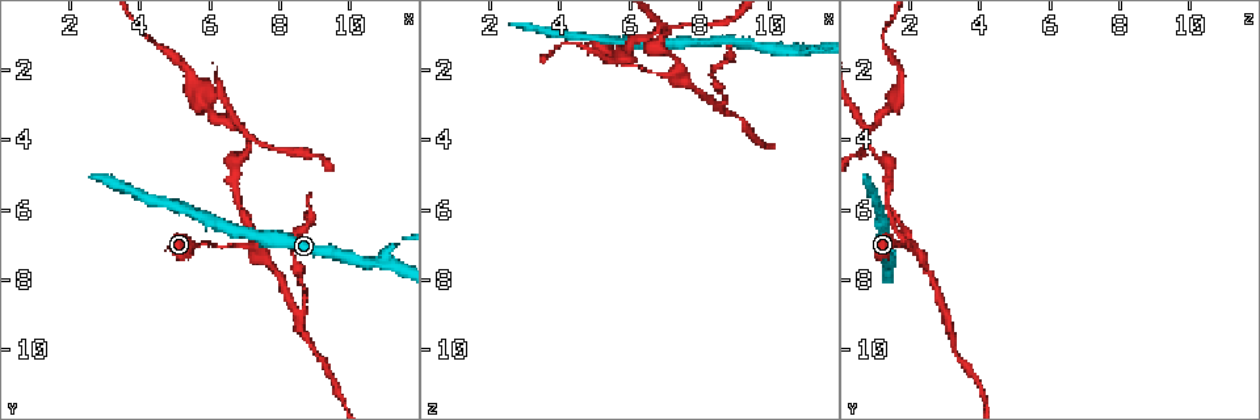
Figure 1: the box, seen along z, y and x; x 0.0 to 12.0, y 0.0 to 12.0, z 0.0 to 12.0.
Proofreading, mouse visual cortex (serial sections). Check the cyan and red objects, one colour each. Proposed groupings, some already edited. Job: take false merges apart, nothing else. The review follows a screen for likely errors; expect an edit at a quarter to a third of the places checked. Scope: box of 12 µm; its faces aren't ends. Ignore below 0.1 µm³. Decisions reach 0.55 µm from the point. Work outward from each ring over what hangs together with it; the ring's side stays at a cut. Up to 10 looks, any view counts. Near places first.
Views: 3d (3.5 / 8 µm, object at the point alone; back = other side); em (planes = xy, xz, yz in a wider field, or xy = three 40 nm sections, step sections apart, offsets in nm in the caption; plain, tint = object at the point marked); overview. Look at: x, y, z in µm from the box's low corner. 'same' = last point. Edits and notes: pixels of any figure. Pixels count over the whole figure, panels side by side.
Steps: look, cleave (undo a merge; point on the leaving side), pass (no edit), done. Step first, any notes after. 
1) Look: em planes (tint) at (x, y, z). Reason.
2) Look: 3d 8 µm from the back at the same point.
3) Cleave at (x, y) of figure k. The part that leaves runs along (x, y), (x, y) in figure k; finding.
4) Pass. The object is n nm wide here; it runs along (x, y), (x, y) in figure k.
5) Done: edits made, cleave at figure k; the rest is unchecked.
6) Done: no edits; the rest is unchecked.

Look: 3d 3.5 µm at (7.3, 7.0, 2.1).

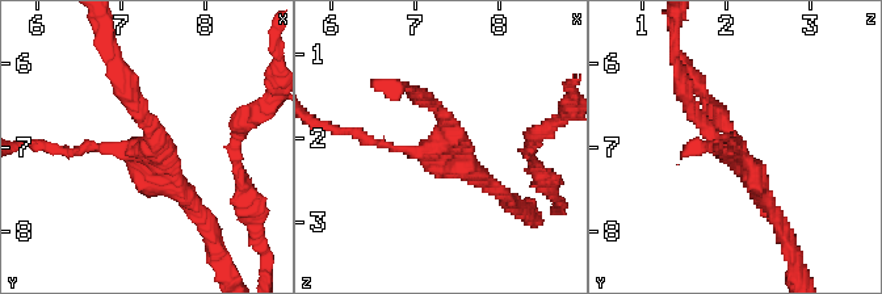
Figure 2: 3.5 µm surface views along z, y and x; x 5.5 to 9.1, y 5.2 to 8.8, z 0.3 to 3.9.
Look: em planes (tint) at (7.20, 7.05, 2.10). 3 arms meet here; the arms are 100, 200, 300 nm wide; shape alone is not enough.

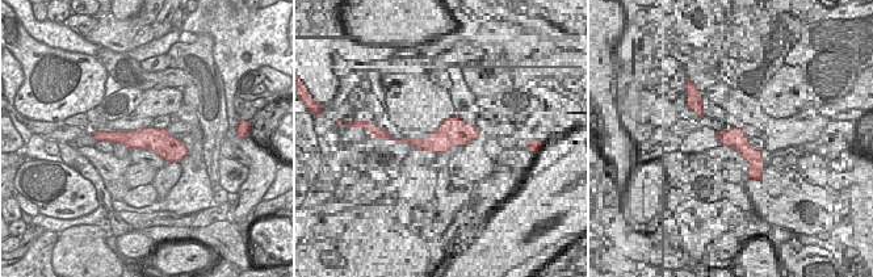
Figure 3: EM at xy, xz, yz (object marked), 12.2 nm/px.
Pass. It runs along (105, 135), (185, 150) in figure 3; all the same cell.

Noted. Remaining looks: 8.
Look: 3d 3.5 µm at (8.6, 9.0, 2.9). A fork.

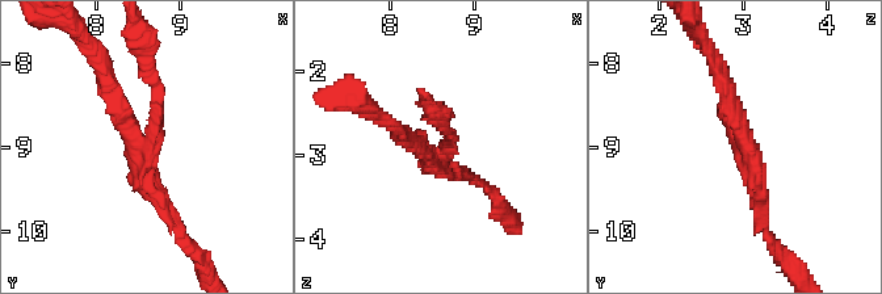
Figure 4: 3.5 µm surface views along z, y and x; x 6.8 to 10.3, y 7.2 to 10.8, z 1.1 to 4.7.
Look: em xy step 5 (plain) at (8.50, 8.95, 3.05). Shape alone is not enough.

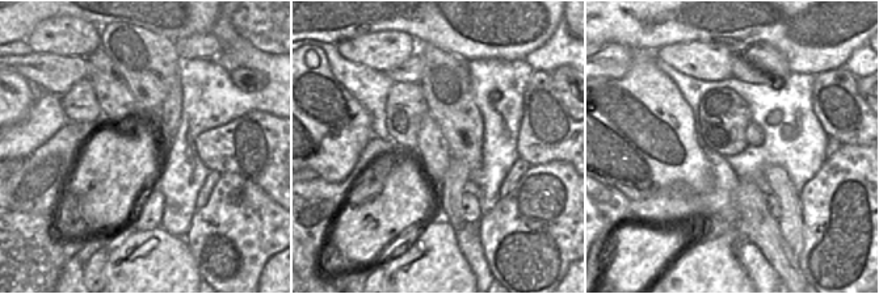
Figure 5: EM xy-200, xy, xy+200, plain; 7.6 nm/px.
Look: em xy step 5 (tint) at the same point.

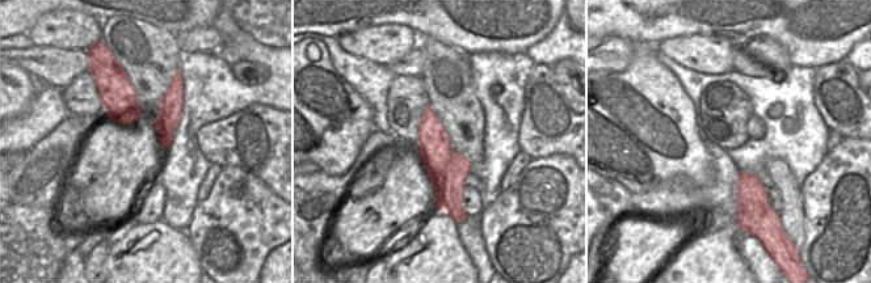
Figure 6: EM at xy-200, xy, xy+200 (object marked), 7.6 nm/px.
Cleave at (155, 92) of figure 4. The part that leaves runs along (143, 142), (160, 89), (139, 38) in figure 4; two cells meet here.

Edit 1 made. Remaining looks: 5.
Look: 3d 8 µm at (10.8, 7.4, 1.5). Two arms in line, one across.

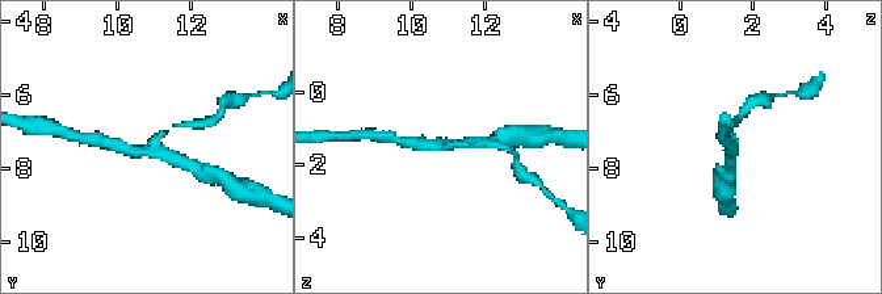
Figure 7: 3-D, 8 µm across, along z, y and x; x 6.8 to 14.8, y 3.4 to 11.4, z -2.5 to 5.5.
Look: em xy step 5 (tint) at (10.9, 7.4, 1.6). 3 arms meet here; the arms are 100, 300, 300 nm wide; shape alone is not enough.

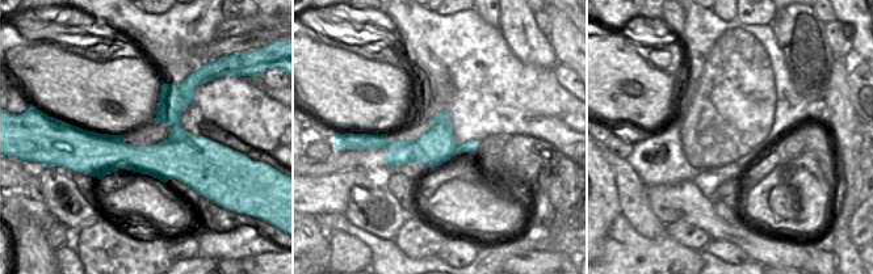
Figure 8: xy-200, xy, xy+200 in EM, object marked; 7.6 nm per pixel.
Cleave at (735, 121) of figure 7. A border runs along (436, 121), (454, 146) in figure 8; a second cell is stuck on.

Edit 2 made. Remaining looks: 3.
Look: 3d 3.5 µm from the back at (7.2, 4.1, 0.8). Thick turns thin.

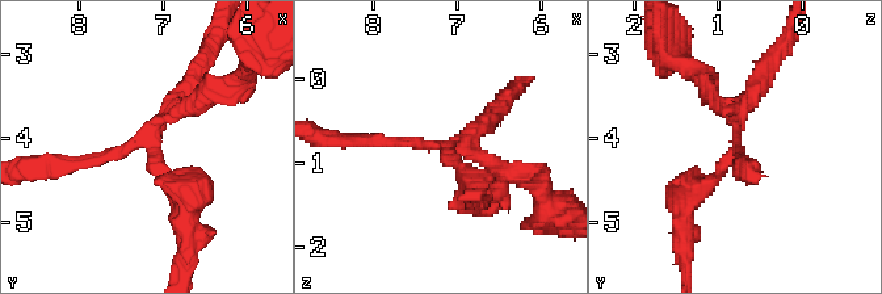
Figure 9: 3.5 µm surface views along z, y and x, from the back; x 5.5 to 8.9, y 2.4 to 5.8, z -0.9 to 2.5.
Look: em planes (tint) at (7.10, 4.15, 0.85). 4 arms meet here; the arms are 150, 200, 200, 300 nm wide.

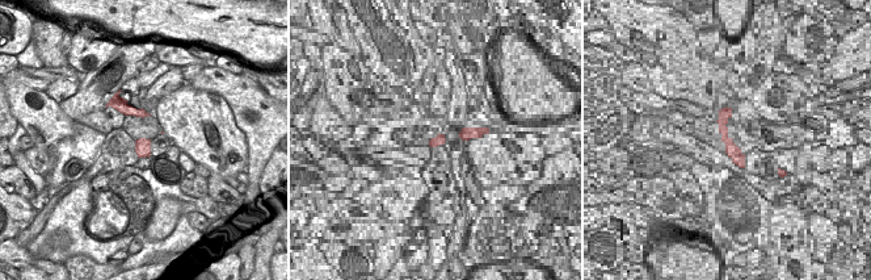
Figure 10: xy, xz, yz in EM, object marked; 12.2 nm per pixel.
Cleave at (708, 74) of figure 9. The object is 190 nm wide here; the part that leaves runs along (736, 126), (689, 66) in figure 9; a second cell is stuck on.

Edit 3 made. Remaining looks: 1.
Done: edits made, cleave at figure 4, cleave at figure 7, cleave at figure 9; the rest is unchecked.

